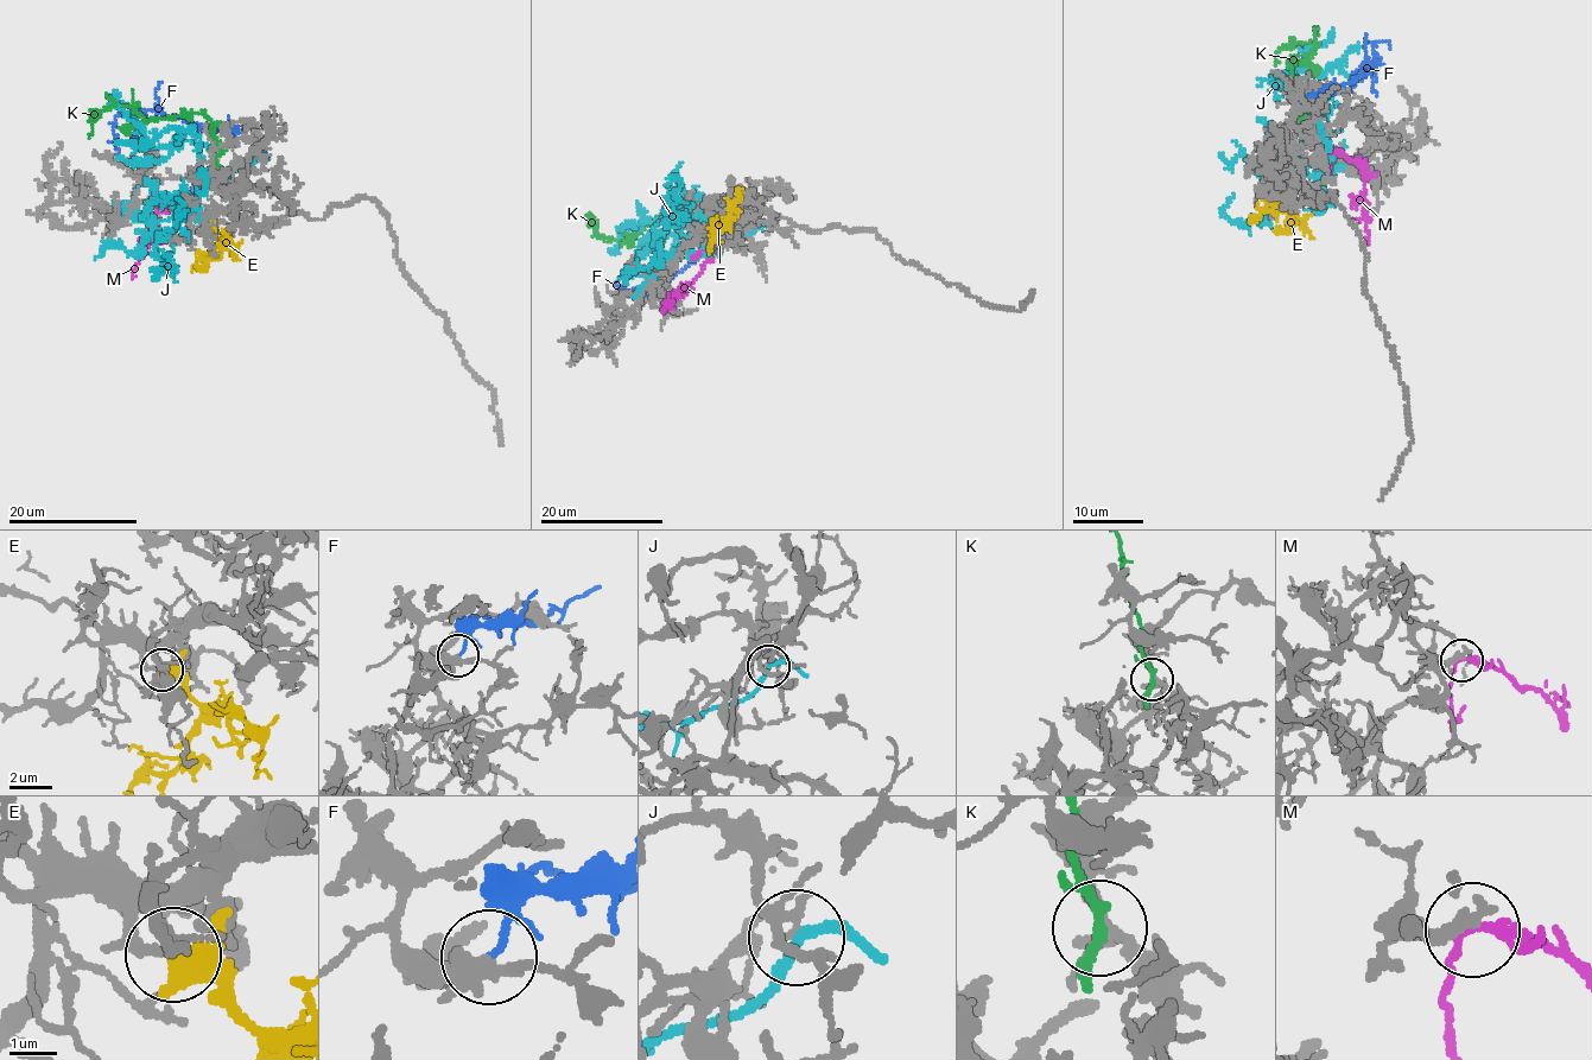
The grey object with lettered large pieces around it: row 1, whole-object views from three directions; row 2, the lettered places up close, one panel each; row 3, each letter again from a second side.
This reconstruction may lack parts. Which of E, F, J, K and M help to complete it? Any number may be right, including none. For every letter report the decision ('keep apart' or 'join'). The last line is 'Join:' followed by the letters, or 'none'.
E: join
F: keep apart
J: keep apart
K: keep apart
M: keep apart
Join: E

